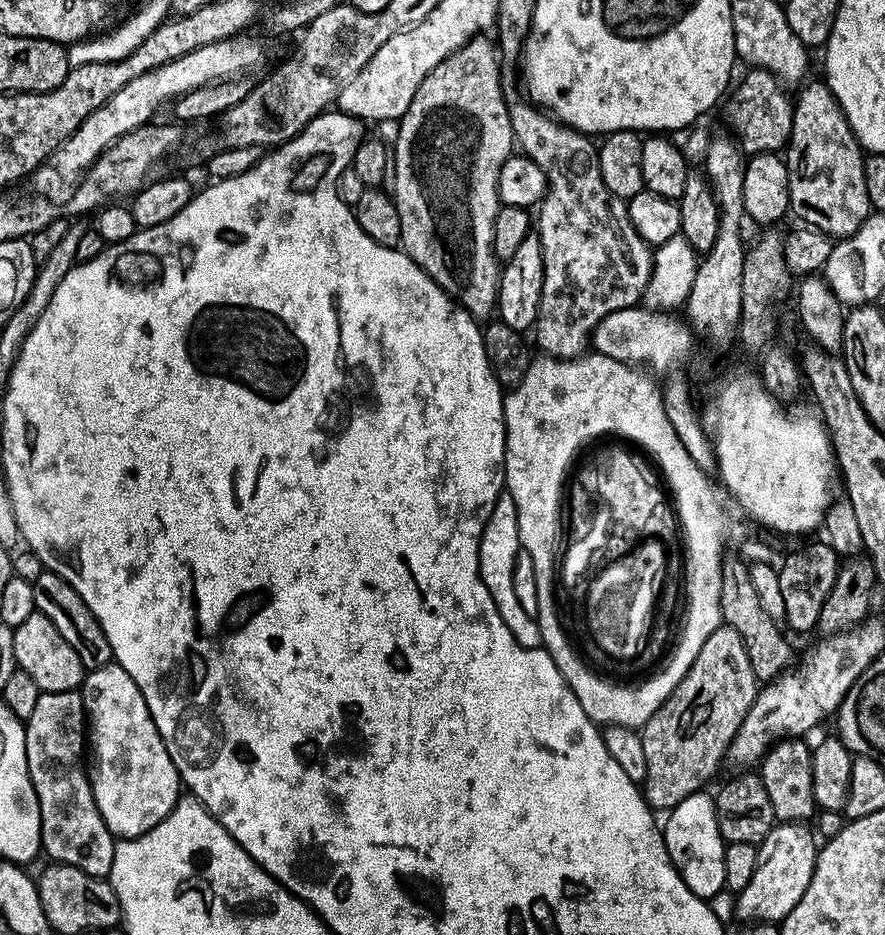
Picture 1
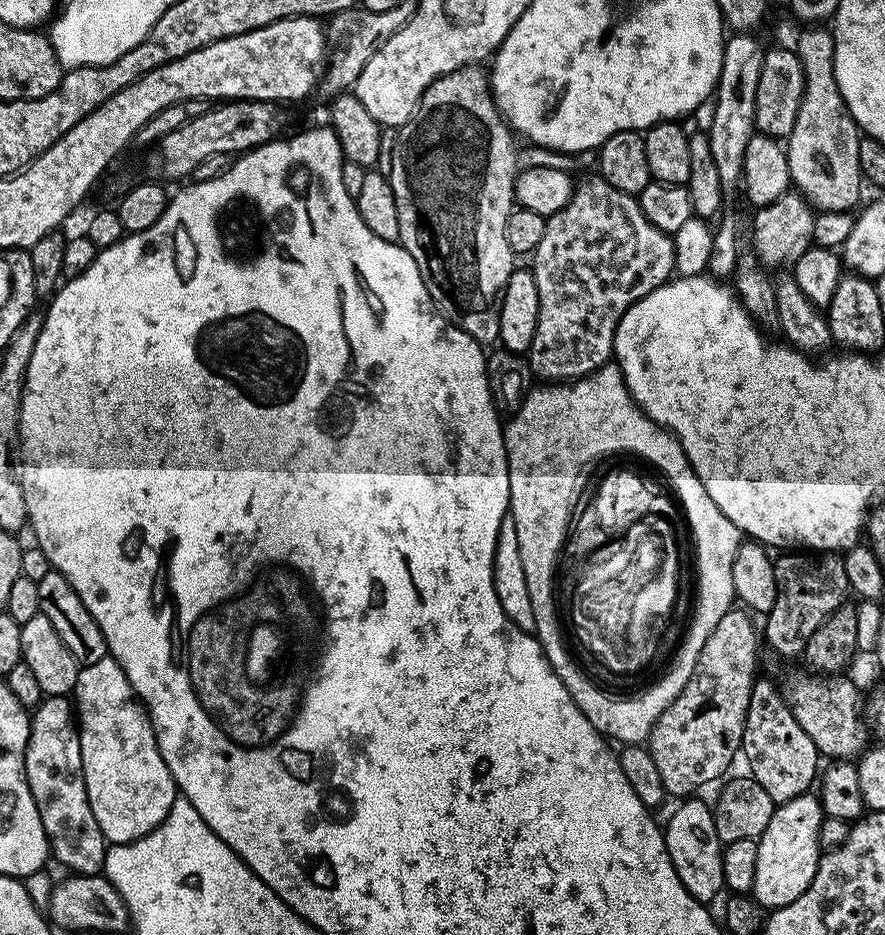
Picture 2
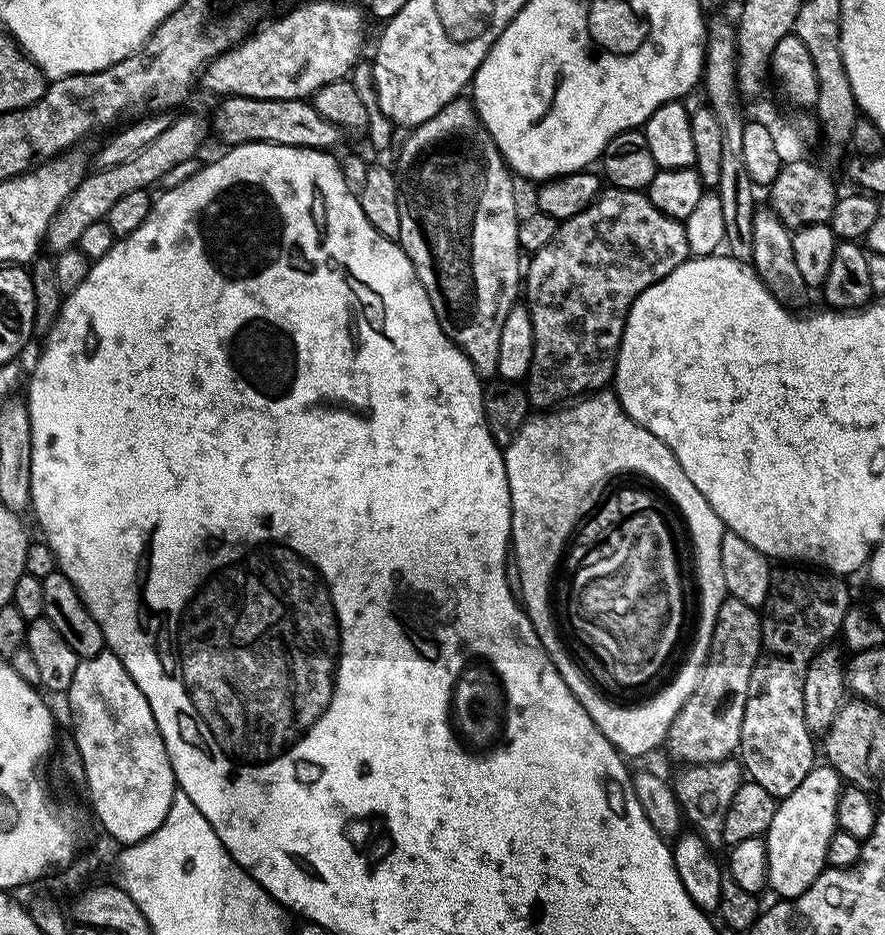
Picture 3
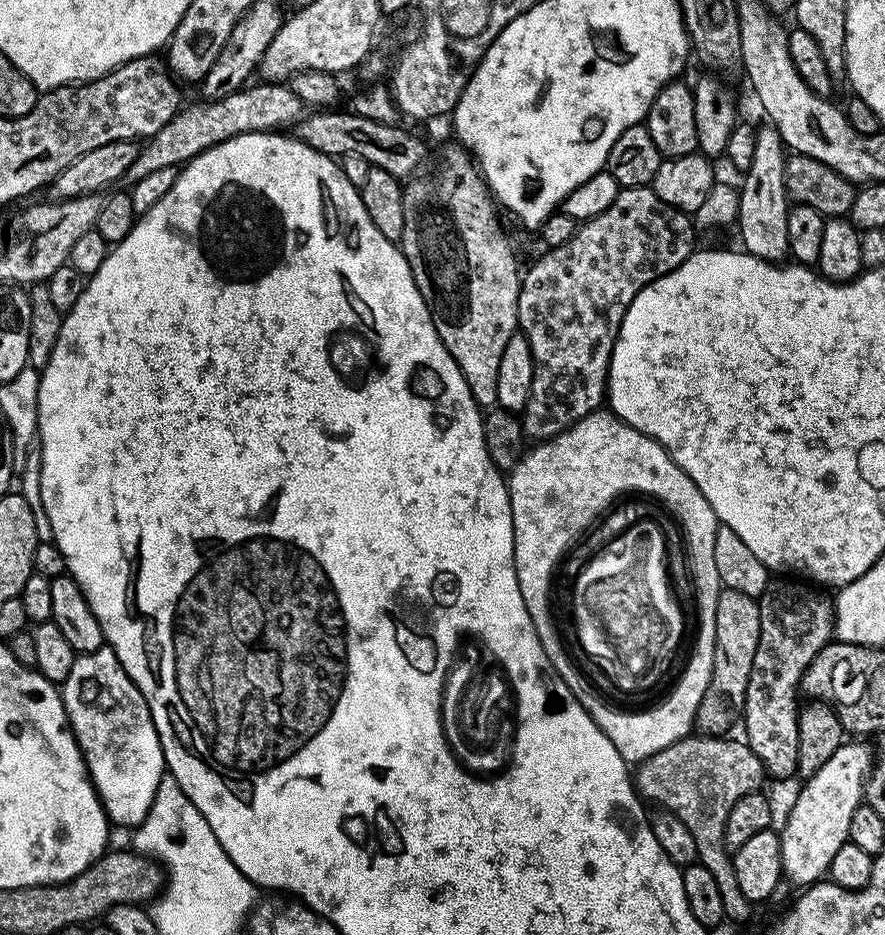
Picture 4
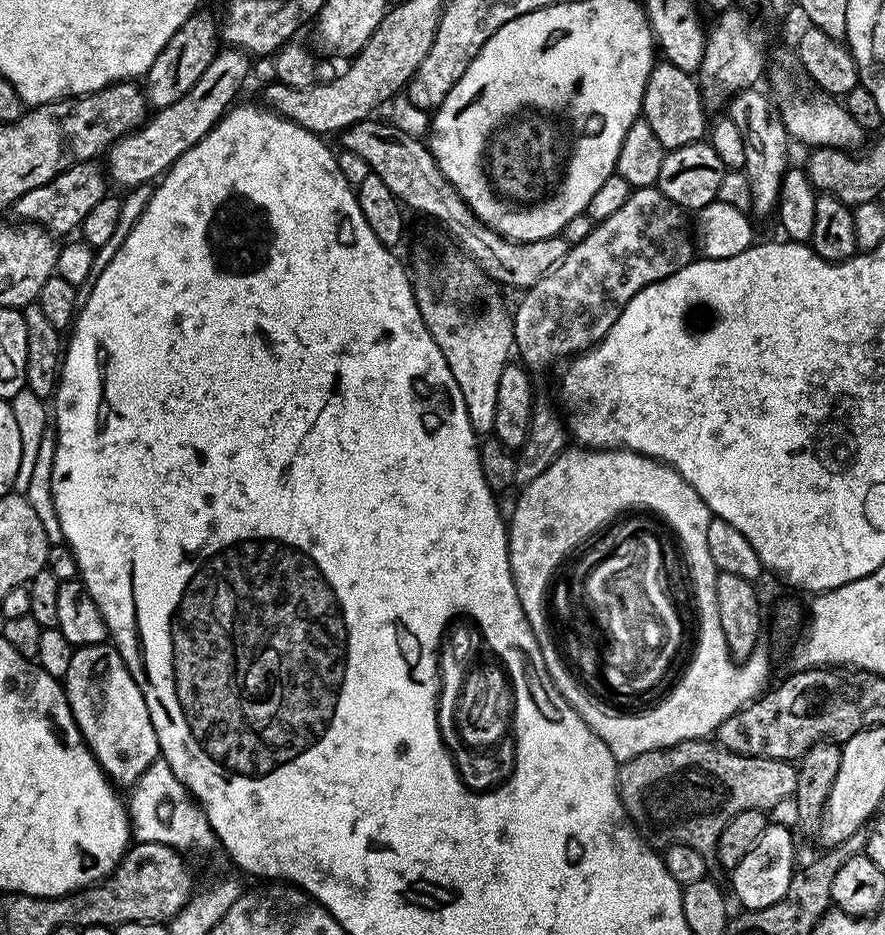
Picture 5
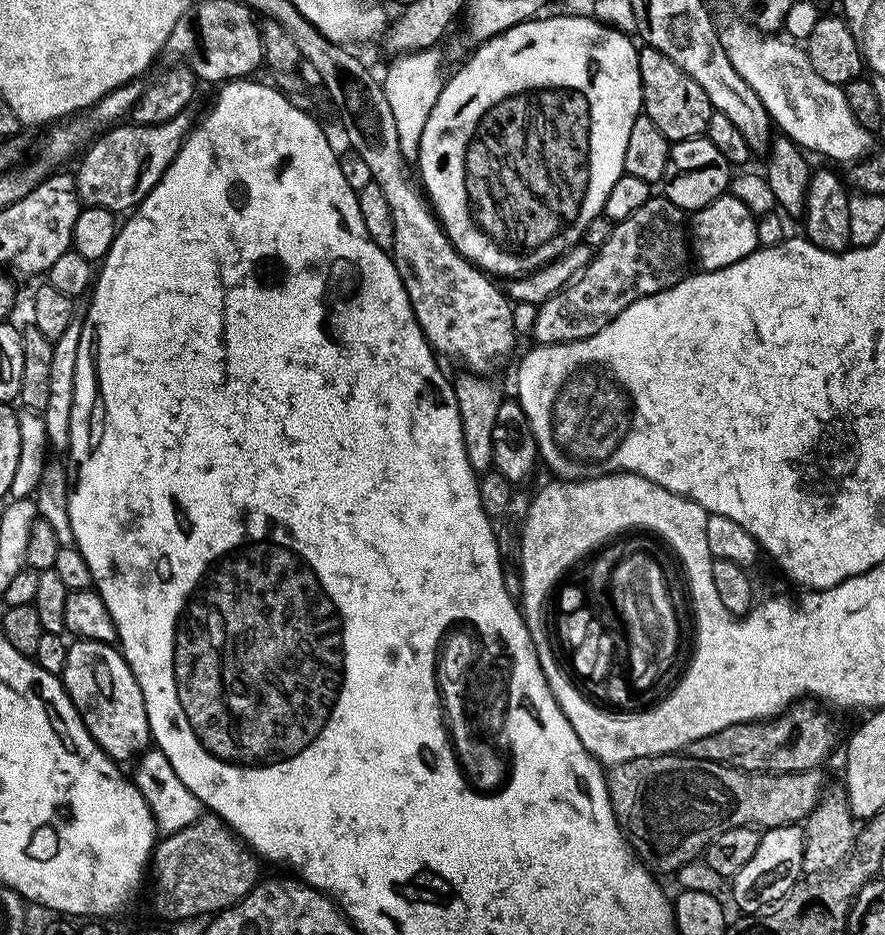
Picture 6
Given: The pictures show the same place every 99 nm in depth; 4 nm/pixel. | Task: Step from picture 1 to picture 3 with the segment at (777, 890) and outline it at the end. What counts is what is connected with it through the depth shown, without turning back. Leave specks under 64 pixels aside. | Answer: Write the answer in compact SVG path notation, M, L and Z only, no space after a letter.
M813 766L810 774L802 778L802 783L795 788L794 794L783 797L776 805L774 822L770 822L770 830L766 833L768 846L768 888L776 891L777 897L785 900L793 900L800 896L818 878L818 874L824 871L827 860L827 847L837 831L836 811L838 810L838 798L842 787L842 777L830 766Z

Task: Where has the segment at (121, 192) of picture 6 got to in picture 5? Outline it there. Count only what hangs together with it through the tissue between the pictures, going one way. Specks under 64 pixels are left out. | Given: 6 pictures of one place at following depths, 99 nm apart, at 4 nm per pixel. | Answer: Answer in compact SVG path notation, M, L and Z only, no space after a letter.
M227 46L219 49L198 82L186 90L186 94L182 94L174 106L159 109L149 115L139 128L113 142L106 153L109 181L129 190L139 184L152 184L157 178L163 177L174 161L196 145L235 103L234 98L250 72L250 62L251 57L240 49Z

